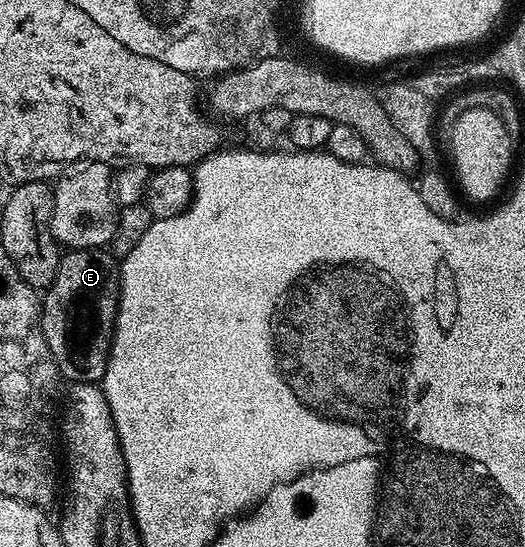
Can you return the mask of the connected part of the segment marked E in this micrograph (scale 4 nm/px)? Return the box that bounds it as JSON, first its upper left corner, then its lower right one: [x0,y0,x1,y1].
[40,248,120,384]

